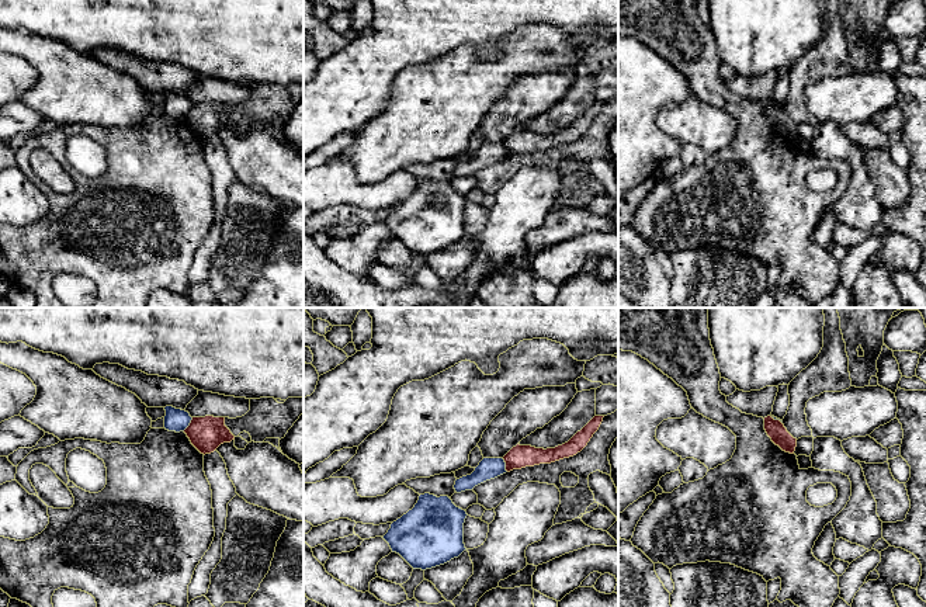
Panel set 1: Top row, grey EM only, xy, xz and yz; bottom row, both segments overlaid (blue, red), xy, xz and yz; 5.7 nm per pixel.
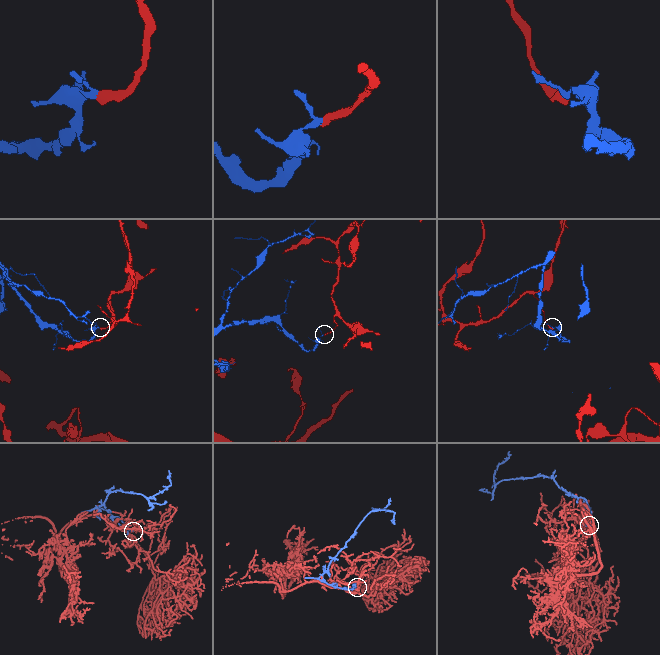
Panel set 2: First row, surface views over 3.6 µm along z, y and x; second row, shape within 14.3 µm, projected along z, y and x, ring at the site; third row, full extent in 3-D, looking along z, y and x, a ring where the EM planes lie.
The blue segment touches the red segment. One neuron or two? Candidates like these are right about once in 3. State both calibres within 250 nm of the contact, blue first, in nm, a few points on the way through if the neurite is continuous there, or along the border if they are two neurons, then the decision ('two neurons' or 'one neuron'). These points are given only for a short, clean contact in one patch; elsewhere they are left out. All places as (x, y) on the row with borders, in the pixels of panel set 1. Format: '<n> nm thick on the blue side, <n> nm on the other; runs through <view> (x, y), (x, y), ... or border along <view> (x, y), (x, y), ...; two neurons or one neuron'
130 nm thick on the blue side, 190 nm on the other; border along xy (193, 418), (183, 430); two neurons

